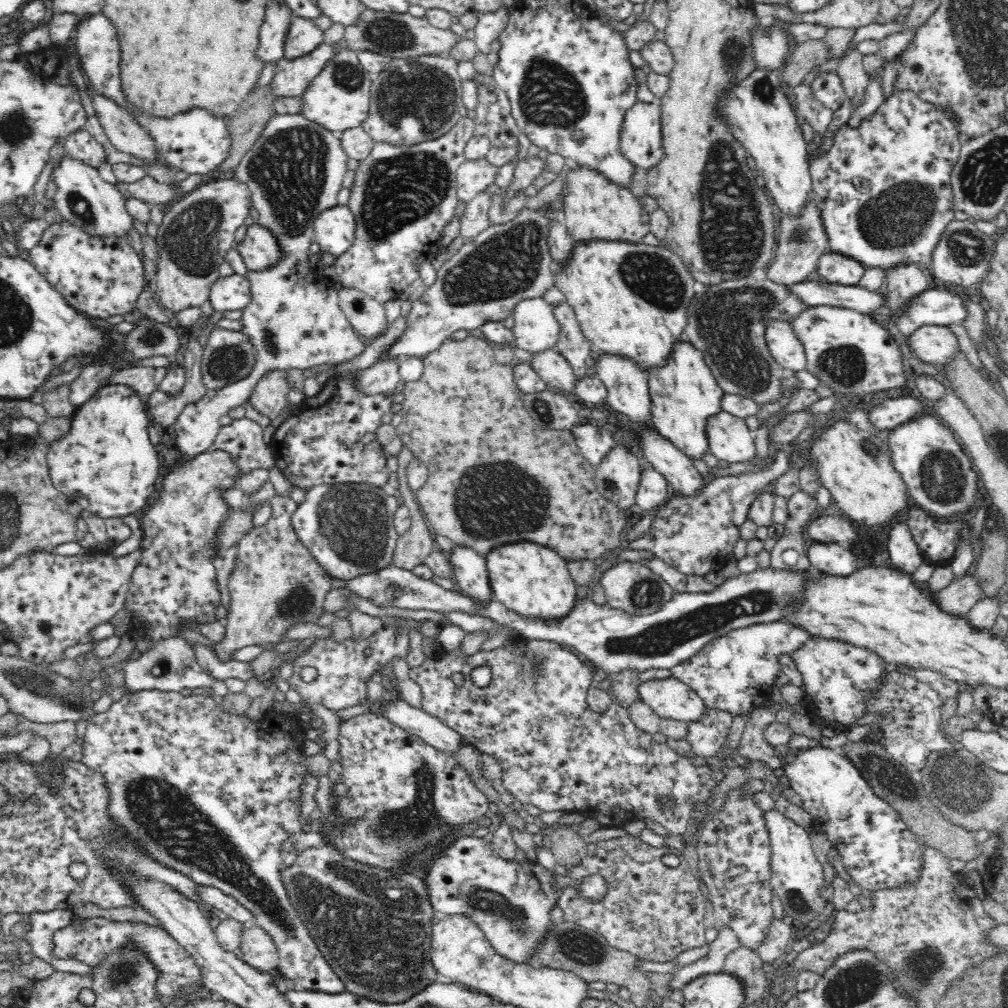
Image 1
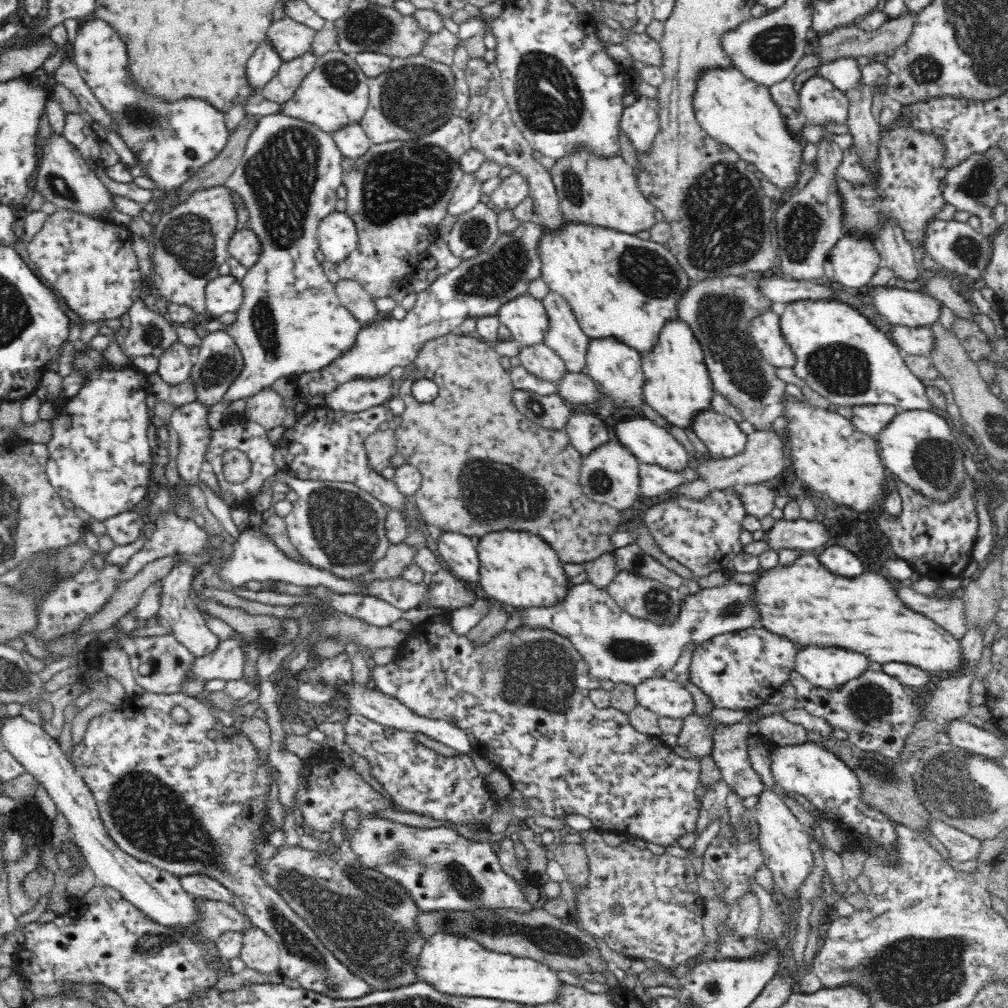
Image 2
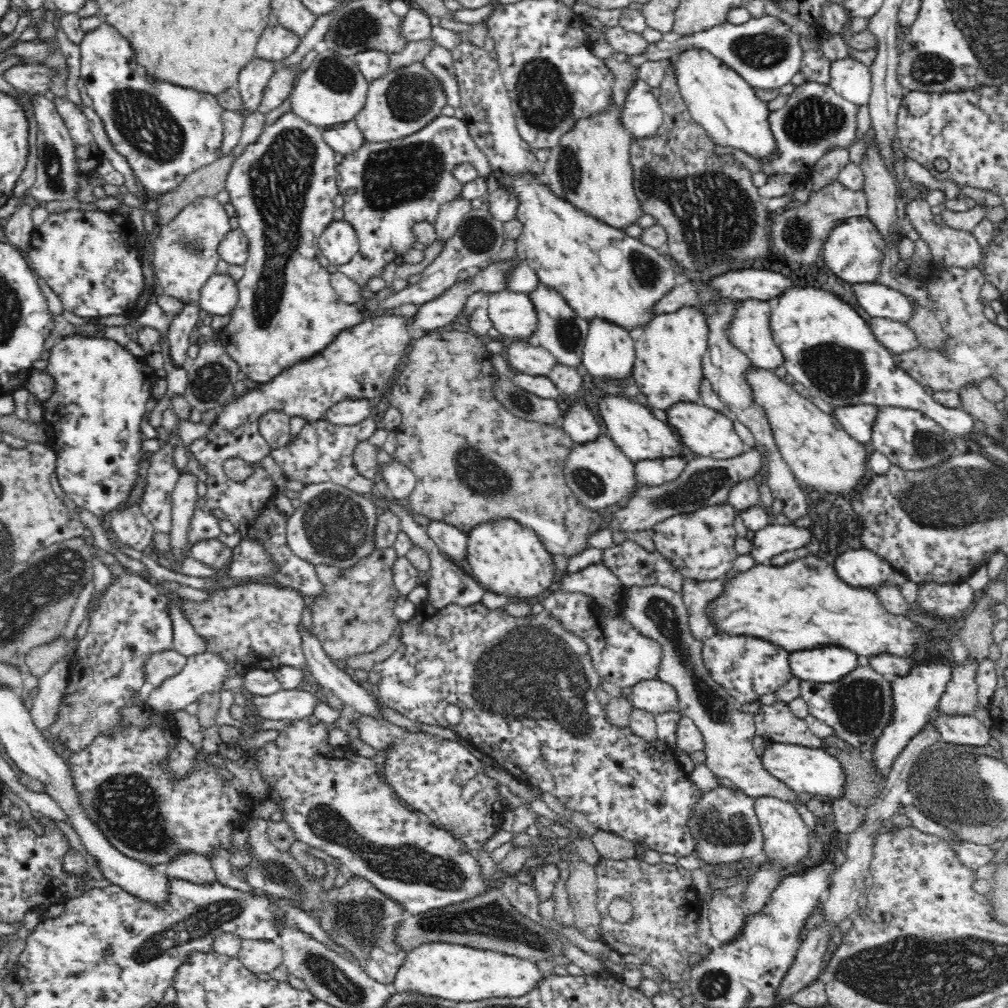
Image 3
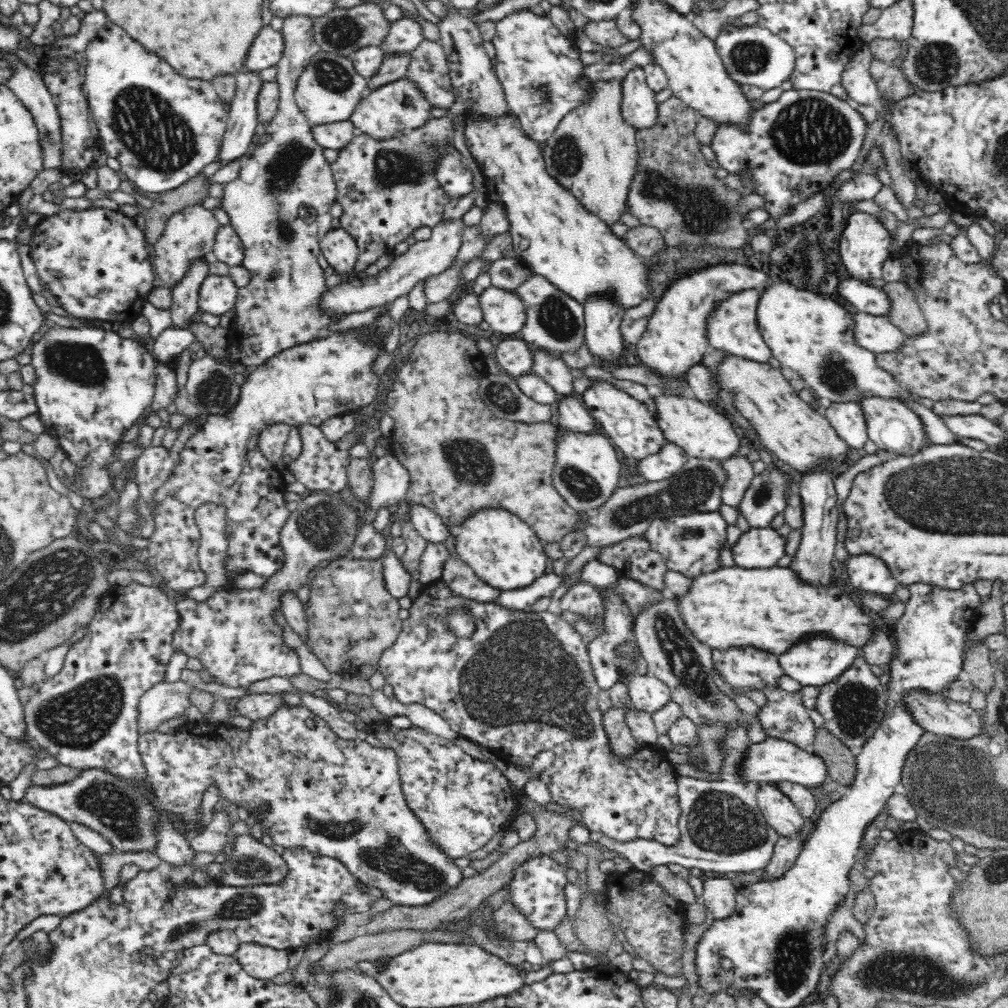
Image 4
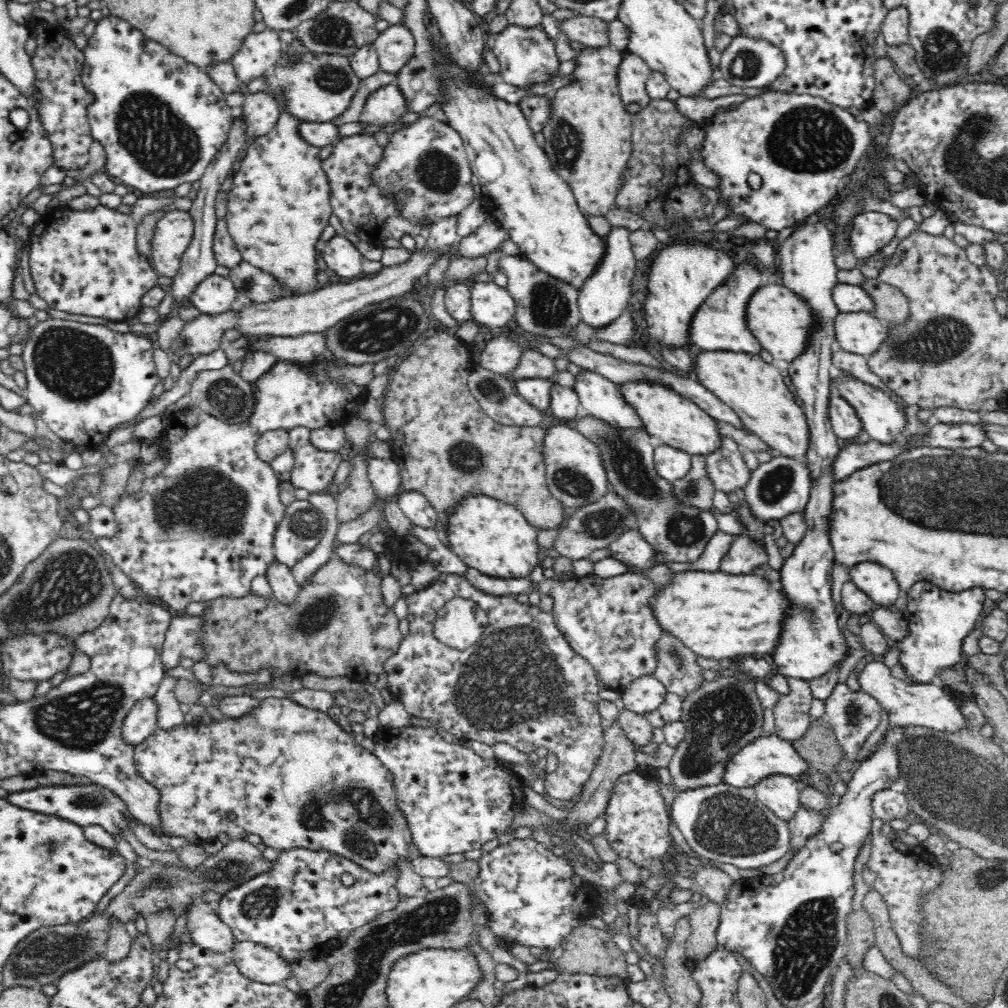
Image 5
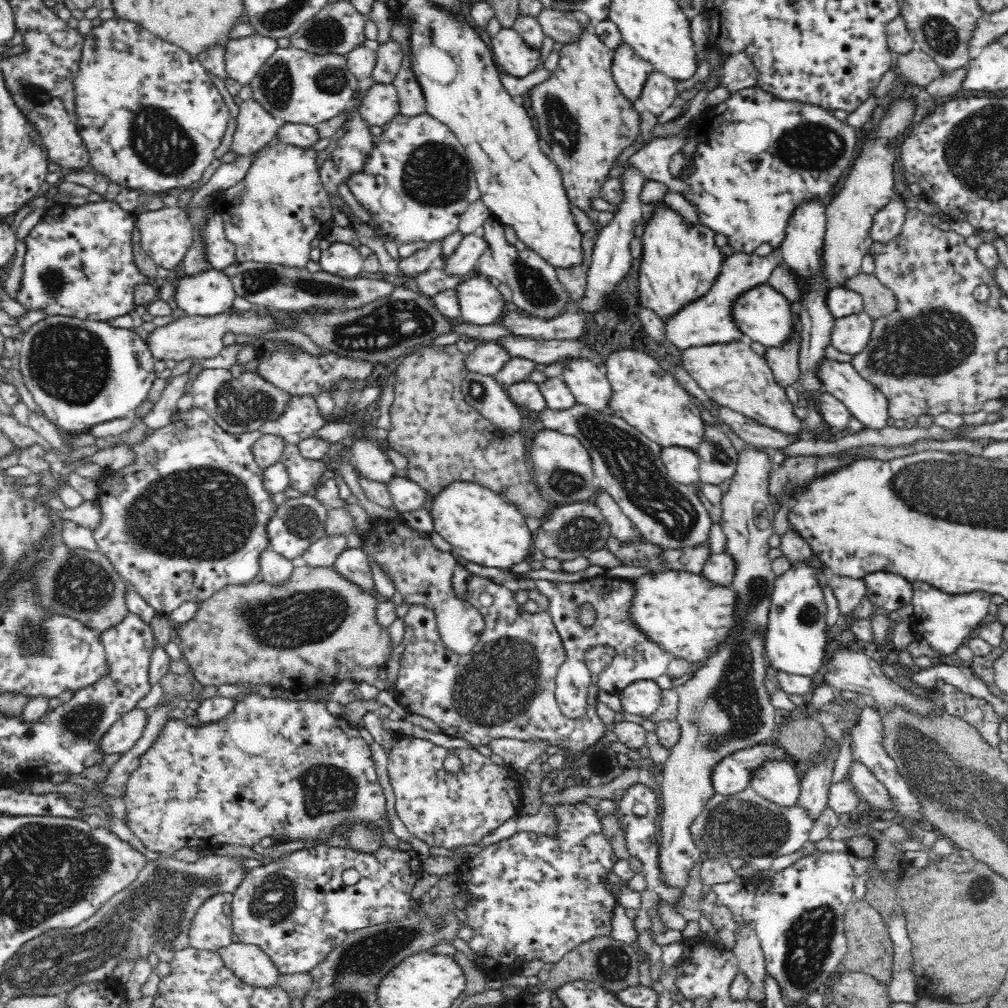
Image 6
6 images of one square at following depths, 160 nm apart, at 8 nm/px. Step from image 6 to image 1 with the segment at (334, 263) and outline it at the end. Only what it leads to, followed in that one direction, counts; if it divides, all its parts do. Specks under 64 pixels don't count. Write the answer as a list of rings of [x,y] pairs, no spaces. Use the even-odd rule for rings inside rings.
[[[334,206],[316,214],[314,220],[315,242],[324,252],[336,256],[344,254],[356,237],[356,220],[353,210],[346,206]]]

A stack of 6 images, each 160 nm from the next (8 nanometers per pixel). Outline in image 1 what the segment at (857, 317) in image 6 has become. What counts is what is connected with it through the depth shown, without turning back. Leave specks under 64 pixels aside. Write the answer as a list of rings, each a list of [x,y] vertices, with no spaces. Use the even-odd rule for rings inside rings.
[[[922,325],[909,342],[917,358],[937,368],[950,364],[961,352],[958,336],[946,326]]]

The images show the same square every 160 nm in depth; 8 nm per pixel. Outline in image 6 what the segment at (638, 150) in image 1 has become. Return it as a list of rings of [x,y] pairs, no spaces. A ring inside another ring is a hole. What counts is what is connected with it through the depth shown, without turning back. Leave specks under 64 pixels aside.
[[[626,42],[615,49],[612,74],[628,102],[638,105],[640,94],[652,71],[651,64],[642,60]]]

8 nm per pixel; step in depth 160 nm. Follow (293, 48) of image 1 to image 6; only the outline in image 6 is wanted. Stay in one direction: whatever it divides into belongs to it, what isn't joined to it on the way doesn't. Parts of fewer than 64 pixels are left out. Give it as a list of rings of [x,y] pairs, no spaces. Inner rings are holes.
[[[253,33],[230,39],[224,46],[224,60],[228,76],[241,85],[250,85],[252,78],[278,48],[276,39]]]

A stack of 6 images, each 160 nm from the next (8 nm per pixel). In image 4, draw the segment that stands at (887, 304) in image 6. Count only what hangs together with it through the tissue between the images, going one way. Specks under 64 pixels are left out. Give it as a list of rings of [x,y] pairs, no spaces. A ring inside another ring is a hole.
[[[892,281],[886,283],[883,290],[890,296],[893,303],[892,311],[888,314],[890,321],[901,328],[907,337],[918,337],[930,330],[921,304],[906,283]]]

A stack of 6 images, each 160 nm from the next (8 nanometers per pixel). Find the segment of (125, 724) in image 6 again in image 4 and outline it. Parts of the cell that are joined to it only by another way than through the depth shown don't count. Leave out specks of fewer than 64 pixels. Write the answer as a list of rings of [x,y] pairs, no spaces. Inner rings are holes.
[[[162,680],[141,696],[139,705],[140,734],[154,731],[158,725],[172,718],[184,716],[186,708],[191,706],[190,694],[194,686],[184,680],[169,682]]]

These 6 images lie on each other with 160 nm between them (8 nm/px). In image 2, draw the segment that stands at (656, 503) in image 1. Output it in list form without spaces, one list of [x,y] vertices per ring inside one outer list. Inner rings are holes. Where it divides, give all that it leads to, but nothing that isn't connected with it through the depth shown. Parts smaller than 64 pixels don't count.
[[[658,465],[639,466],[639,494],[652,500],[656,496],[667,496],[674,489],[698,478],[699,474],[690,467],[682,473],[670,472]]]

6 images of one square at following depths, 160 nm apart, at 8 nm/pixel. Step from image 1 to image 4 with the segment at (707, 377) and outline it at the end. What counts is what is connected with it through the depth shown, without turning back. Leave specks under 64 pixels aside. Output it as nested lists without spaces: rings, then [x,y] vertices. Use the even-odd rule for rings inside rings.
[[[722,262],[715,265],[703,265],[701,268],[692,270],[687,275],[678,278],[666,288],[662,298],[659,300],[657,310],[647,324],[644,334],[637,340],[636,350],[640,363],[649,369],[655,376],[665,378],[666,381],[681,382],[686,381],[686,376],[694,366],[701,364],[704,355],[710,351],[709,341],[709,320],[715,311],[726,301],[732,294],[742,293],[746,290],[764,291],[766,286],[772,284],[770,276],[762,270],[746,268],[746,266],[728,264]]]

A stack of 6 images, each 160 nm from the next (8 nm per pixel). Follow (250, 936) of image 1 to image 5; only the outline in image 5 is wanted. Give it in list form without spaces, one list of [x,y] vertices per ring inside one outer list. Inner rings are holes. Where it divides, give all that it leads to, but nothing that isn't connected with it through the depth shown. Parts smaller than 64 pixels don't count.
[[[237,941],[230,953],[241,973],[256,982],[281,984],[293,970],[292,962],[255,942]]]

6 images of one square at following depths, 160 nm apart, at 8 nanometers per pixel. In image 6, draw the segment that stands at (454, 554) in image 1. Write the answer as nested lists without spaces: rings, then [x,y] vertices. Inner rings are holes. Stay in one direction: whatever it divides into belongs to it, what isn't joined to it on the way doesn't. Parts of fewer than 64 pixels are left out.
[[[395,476],[387,487],[400,515],[424,510],[428,496],[426,496],[426,491],[416,482],[412,482],[406,477]]]

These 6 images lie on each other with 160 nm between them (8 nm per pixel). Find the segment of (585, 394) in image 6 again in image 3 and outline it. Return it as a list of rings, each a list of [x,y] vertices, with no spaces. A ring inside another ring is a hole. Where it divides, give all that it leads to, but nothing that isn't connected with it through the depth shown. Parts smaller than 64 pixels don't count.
[[[624,394],[604,395],[596,402],[607,427],[606,436],[620,448],[631,461],[678,458],[684,454],[684,444],[670,429],[668,423],[654,417],[651,408],[641,399],[632,399]]]

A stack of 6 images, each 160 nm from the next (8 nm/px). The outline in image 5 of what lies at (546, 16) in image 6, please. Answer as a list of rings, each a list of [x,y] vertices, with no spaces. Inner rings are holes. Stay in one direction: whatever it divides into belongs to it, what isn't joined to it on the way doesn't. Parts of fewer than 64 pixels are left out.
[[[577,14],[576,16],[558,21],[558,28],[570,40],[576,40],[585,47],[609,47],[608,23],[596,17]]]

